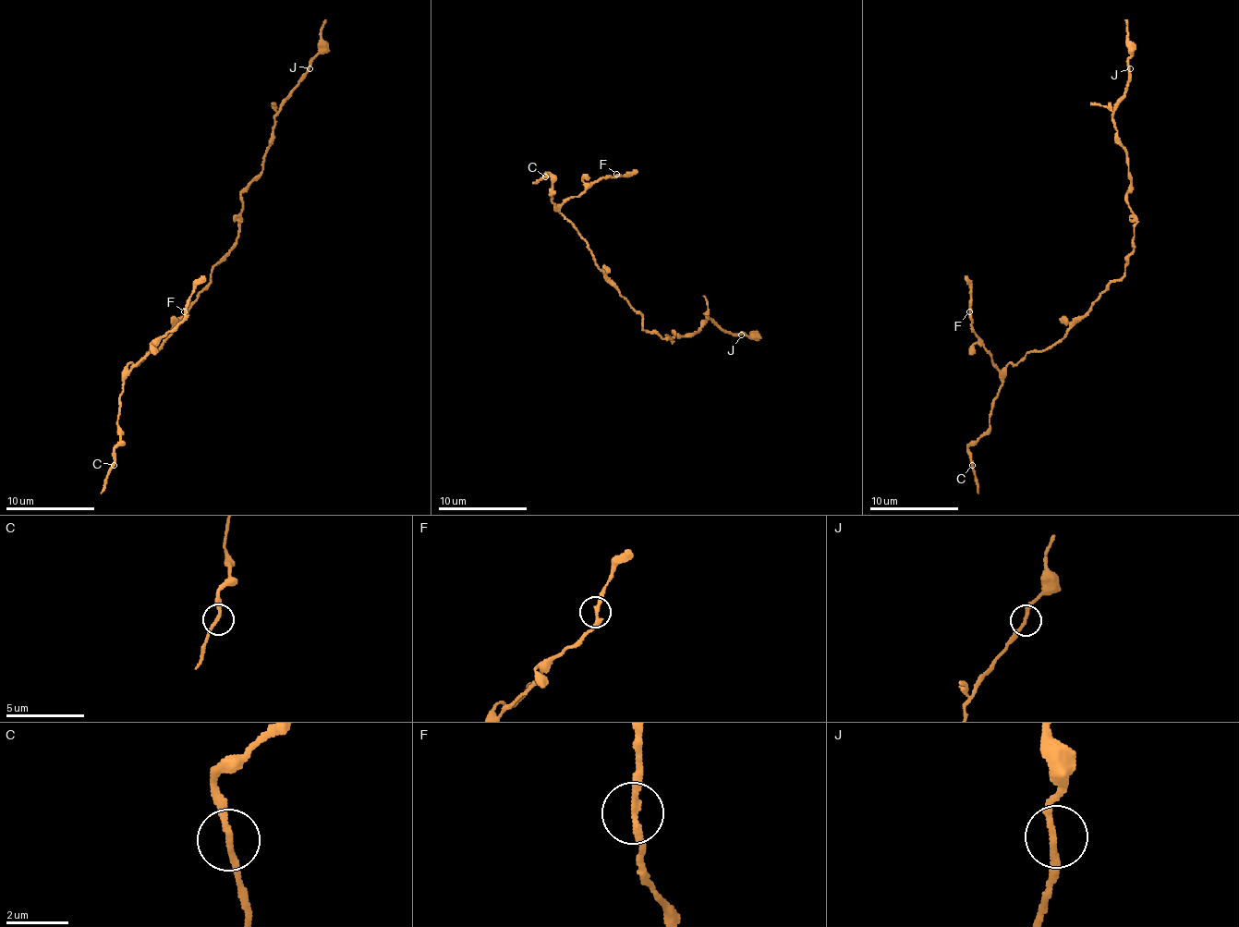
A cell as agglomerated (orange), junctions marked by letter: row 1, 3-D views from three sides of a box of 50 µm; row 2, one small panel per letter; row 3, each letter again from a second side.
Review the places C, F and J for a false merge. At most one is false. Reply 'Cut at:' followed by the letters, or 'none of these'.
Cut at: none of these

